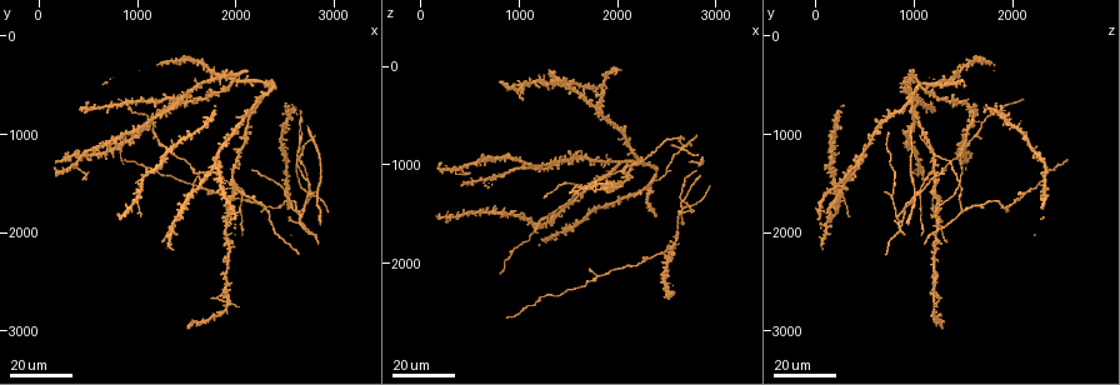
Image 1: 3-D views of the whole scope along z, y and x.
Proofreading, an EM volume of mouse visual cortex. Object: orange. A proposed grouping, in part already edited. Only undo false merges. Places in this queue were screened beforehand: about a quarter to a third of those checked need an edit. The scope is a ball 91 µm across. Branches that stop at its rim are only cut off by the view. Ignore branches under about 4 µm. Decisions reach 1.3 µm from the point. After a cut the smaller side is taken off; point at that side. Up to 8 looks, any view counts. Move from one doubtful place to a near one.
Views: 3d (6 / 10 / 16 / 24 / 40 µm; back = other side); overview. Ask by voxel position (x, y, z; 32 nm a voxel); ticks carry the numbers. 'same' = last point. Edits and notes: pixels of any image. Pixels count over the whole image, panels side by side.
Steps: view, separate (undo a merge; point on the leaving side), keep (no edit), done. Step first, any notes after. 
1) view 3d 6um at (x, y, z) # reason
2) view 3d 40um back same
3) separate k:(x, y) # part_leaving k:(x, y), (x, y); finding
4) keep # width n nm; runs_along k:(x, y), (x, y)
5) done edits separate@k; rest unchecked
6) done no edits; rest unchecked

view 3d 16um at (1000, 1640, 240) # three arms meet

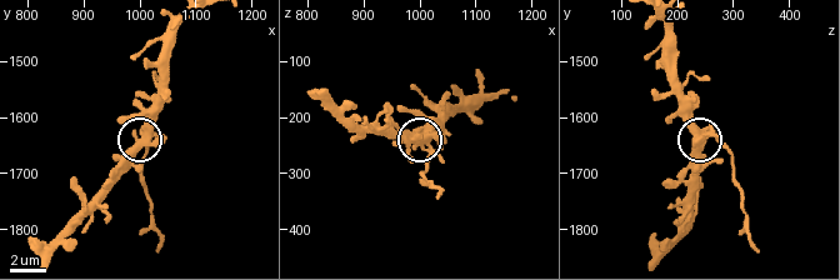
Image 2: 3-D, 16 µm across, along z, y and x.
view 3d 6um at (1030, 1630, 260)

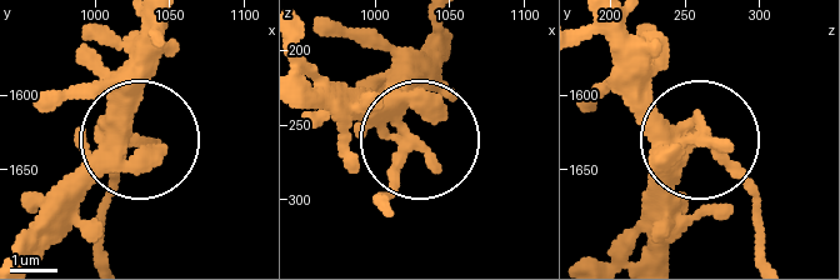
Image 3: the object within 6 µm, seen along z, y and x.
separate 3:(113, 181) # arms 3; two cells meet here

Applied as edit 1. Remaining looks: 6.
view 3d 24um at (2660, 1820, 820) # side arm on a straight run

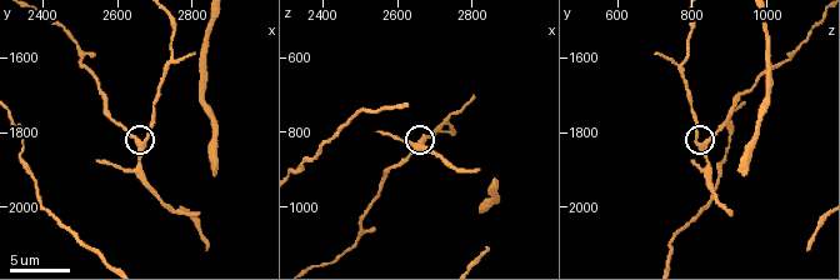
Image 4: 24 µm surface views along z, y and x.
view 3d 6um at (2660, 1840, 820)

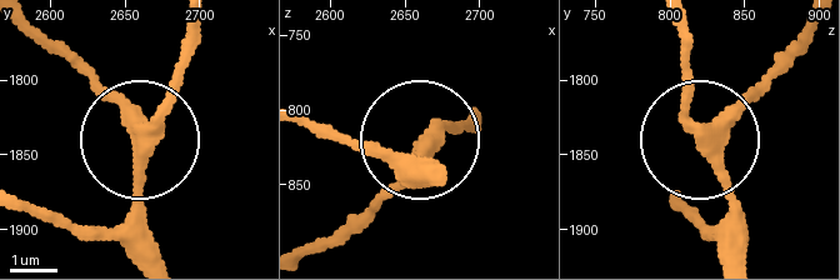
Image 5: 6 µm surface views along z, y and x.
keep # runs_along 5:(23, 20), (134, 131), (198, 48); continuous, no second cell

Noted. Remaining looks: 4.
view 3d 24um at (2740, 1620, 1400) # three arms meet

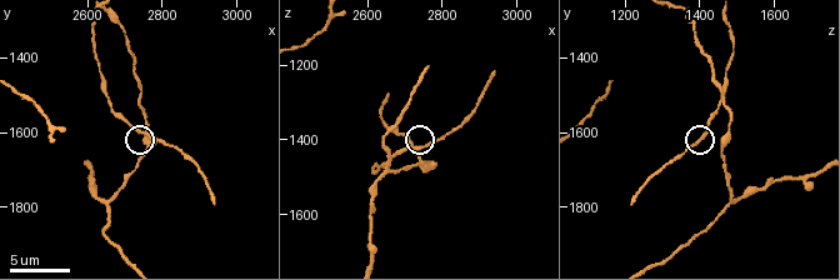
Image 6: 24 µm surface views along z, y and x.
view 3d 10um at (2750, 1610, 1420)

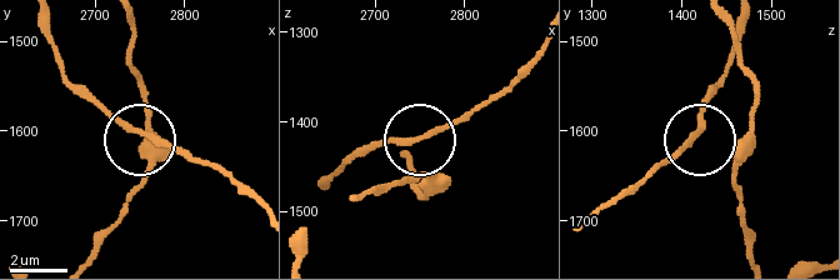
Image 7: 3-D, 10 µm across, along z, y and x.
keep # arms 3; runs_along 7:(725, 23), (754, 88), (751, 130), (691, 138), (663, 164); continuous, no second cell

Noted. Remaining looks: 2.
view 3d 10um at (2650, 1790, 1490) # branch point

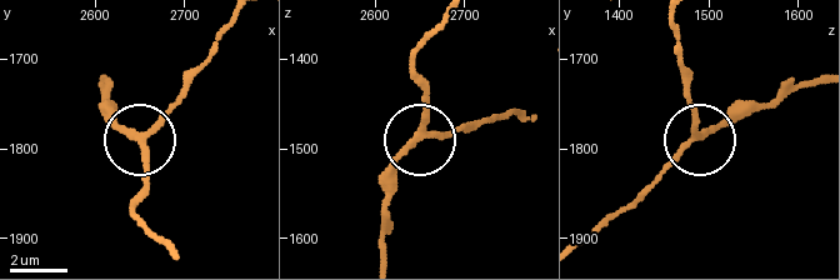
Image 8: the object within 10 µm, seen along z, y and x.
keep # side_arm 19 um; runs_along 8:(514, 114), (420, 133), (423, 90); all the same cell

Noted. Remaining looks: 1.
done edits separate@3; rest unchecked

